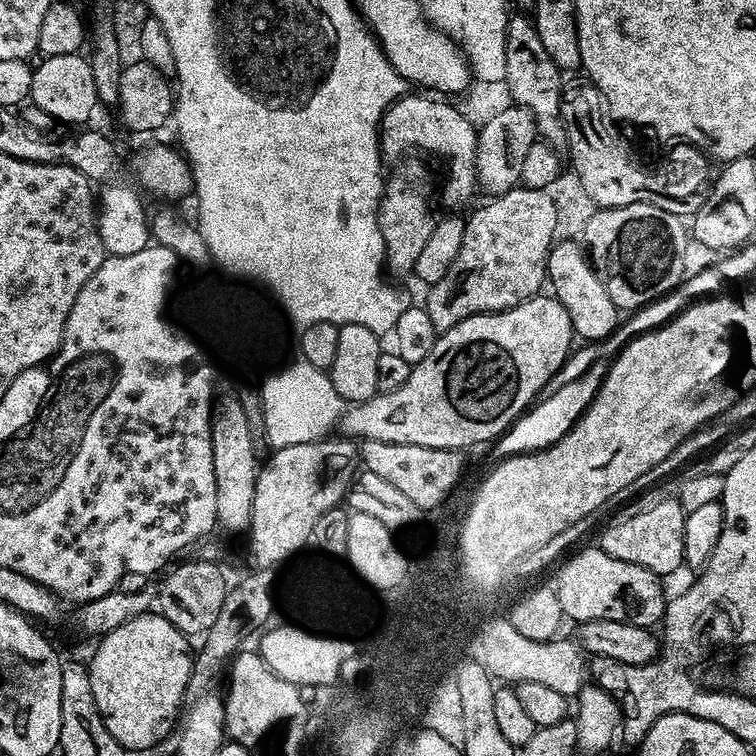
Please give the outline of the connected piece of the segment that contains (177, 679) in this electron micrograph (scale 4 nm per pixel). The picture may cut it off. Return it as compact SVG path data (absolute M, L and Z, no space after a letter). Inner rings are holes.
M159 611L143 612L138 618L130 618L130 622L122 622L118 630L110 630L110 634L99 637L96 653L87 661L90 674L90 690L94 694L94 702L106 730L126 750L132 748L136 752L144 752L155 746L159 740L168 736L172 728L172 719L181 711L186 694L186 682L190 682L192 673L192 657L194 648L189 637L180 632Z

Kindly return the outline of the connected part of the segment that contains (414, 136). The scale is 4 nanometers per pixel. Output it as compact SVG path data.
M405 94L395 100L380 120L380 151L385 157L400 156L403 152L425 152L428 156L444 156L448 177L444 180L444 200L449 209L460 210L478 192L476 182L476 137L478 129L466 122L455 103L433 98L428 94Z

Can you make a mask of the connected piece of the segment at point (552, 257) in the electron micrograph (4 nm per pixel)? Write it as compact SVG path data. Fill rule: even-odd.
M561 239L553 243L552 251L548 254L547 283L552 284L551 291L555 299L570 314L572 331L584 342L606 341L618 327L618 309L616 303L606 294L606 286L600 281L600 275L592 267L585 249L572 240Z

